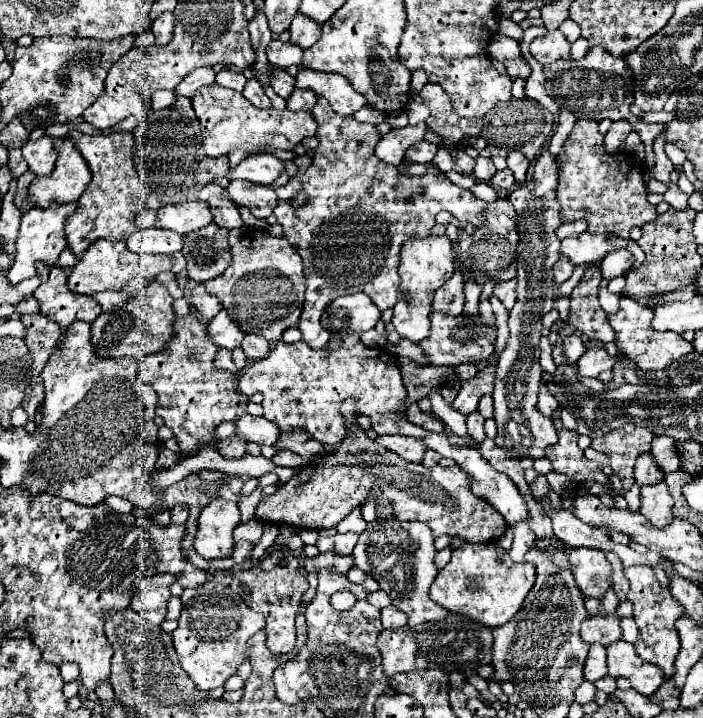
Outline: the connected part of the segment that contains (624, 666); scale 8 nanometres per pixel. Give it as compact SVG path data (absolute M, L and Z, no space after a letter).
M616 641L614 645L608 645L608 675L610 677L628 677L632 681L632 687L644 695L650 697L656 693L656 689L664 683L664 673L658 669L658 665L642 661L634 653L634 645L626 641Z

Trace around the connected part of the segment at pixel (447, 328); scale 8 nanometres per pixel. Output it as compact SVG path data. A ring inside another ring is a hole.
M430 313L430 337L426 337L426 341L418 341L418 345L422 347L428 365L460 365L464 361L476 363L480 359L488 359L494 353L494 345L492 341L496 339L496 329L490 329L488 325L484 325L480 321L480 317L448 317L446 313Z

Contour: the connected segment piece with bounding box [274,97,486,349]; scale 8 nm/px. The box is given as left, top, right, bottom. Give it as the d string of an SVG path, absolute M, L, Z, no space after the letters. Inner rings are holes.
M316 97L312 113L318 121L318 147L310 167L298 169L286 185L276 189L278 205L274 215L304 261L306 301L298 329L312 349L324 349L330 333L320 325L320 317L338 295L364 291L380 311L390 309L400 287L396 267L402 243L408 237L426 237L440 211L450 211L458 221L480 227L486 203L476 199L470 189L448 181L440 169L434 171L432 163L410 163L406 171L386 165L374 153L376 143L382 139L376 125L334 113L324 97ZM296 191L308 195L302 209L292 209L288 203Z

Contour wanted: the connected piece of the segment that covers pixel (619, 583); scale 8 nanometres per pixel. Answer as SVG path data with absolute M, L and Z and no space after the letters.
M608 553L608 561L612 563L612 567L614 567L614 591L618 593L618 599L620 601L628 601L628 597L626 597L626 593L628 593L628 583L626 583L626 577L622 575L622 563L620 563L620 559L614 555L614 553Z

